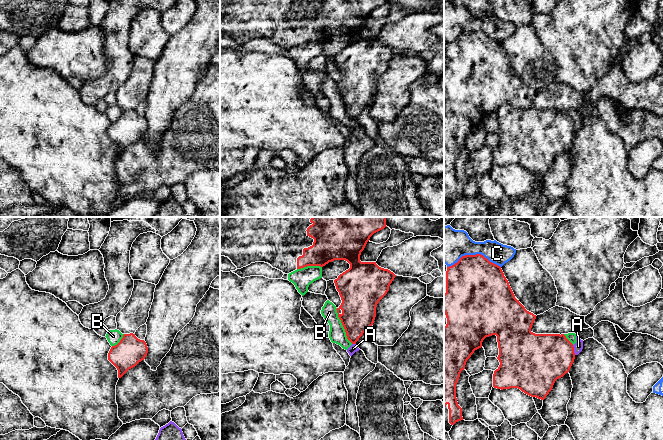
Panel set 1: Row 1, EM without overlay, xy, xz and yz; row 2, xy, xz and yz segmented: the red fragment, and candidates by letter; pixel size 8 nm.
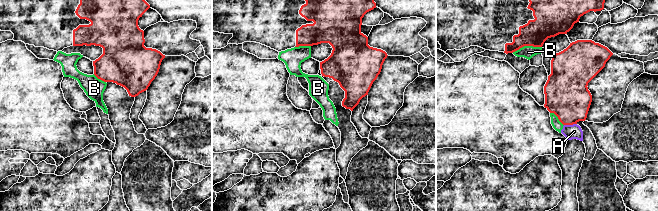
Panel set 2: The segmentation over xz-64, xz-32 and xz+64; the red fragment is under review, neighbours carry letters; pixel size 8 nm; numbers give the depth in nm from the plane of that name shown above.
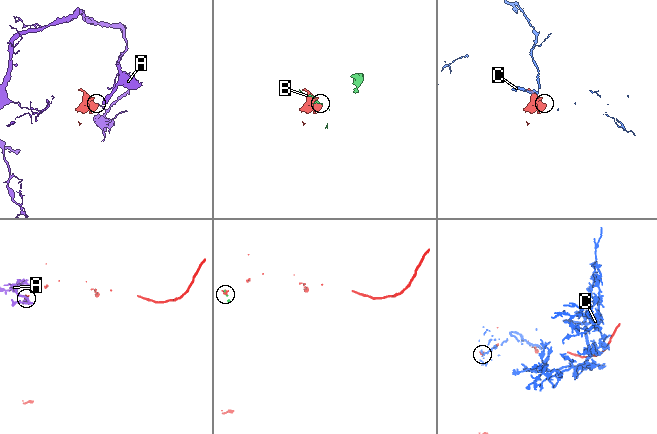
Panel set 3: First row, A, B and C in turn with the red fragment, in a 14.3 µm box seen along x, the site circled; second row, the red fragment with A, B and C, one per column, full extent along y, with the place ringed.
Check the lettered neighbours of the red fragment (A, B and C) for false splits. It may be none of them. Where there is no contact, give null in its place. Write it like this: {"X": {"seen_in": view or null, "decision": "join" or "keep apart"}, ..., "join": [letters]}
{"A": {"seen_in": "yz", "decision": "keep apart"}, "B": {"seen_in": "xz", "decision": "keep apart"}, "C": {"seen_in": "yz", "decision": "keep apart"}, "join": []}

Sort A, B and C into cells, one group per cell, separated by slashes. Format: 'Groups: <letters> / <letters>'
Groups: A B / C

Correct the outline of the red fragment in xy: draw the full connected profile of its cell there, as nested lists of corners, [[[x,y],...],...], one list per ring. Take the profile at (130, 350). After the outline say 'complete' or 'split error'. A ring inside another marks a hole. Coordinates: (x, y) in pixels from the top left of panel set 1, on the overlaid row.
[[[133,333],[124,334],[120,342],[111,347],[108,360],[117,368],[118,378],[121,378],[129,369],[144,360],[147,353],[148,347],[144,340],[138,339]]]; complete

